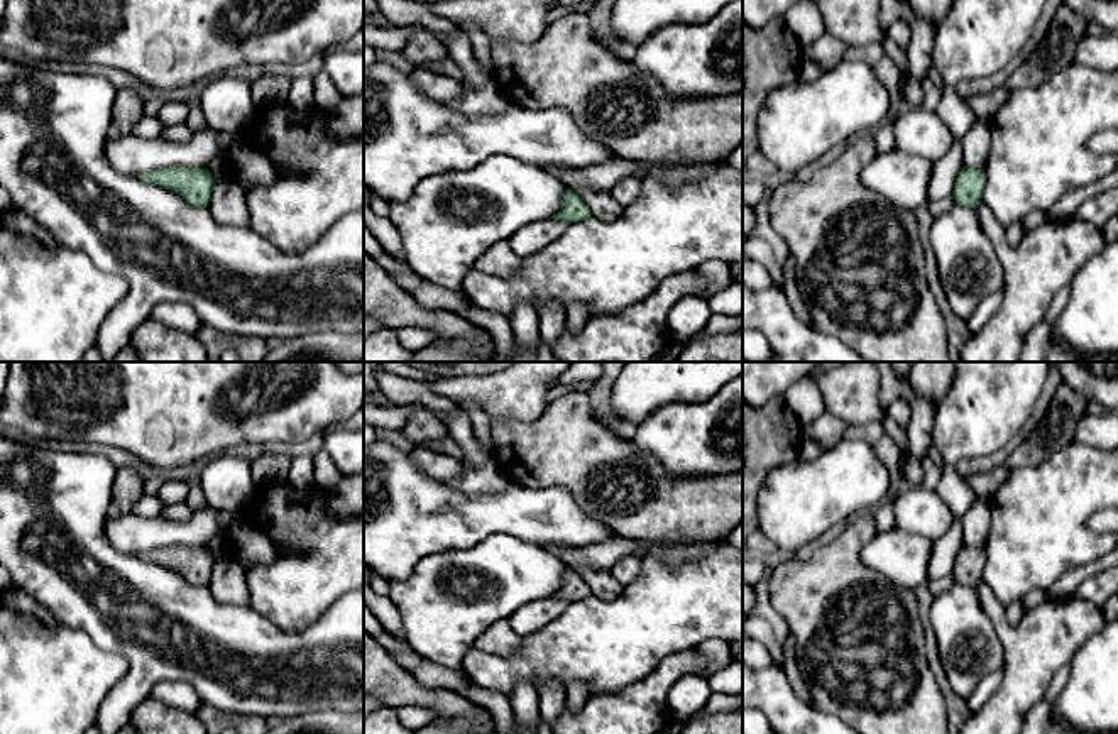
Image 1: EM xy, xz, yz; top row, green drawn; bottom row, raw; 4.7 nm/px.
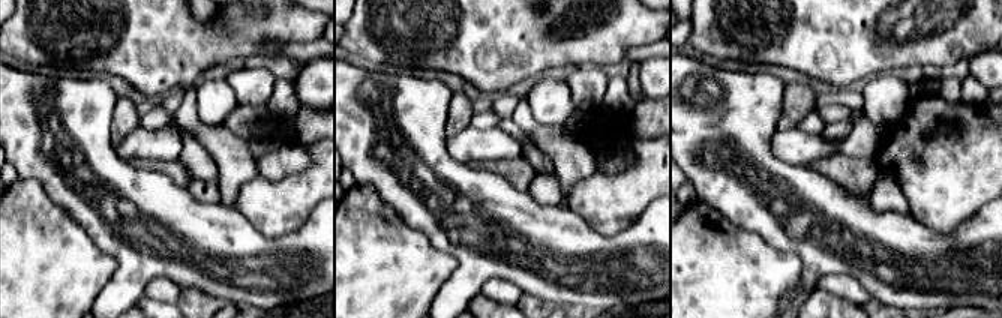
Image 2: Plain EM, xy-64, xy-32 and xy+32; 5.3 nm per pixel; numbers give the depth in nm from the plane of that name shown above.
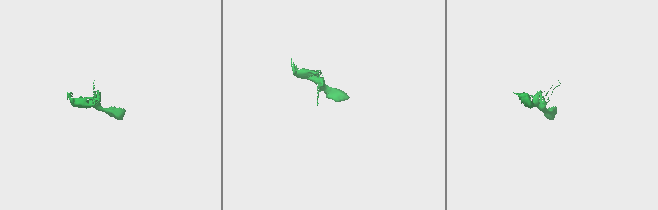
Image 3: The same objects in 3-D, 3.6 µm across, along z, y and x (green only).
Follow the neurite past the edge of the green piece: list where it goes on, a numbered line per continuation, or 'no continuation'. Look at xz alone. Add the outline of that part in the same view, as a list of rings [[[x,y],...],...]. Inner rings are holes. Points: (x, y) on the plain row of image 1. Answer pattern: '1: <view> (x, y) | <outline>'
no continuation

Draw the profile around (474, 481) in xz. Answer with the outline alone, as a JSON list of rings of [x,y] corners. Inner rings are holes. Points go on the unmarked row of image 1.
[[[490,458],[484,467],[463,463],[458,477],[453,477],[447,485],[463,496],[499,494],[514,484],[506,479],[496,462]]]

